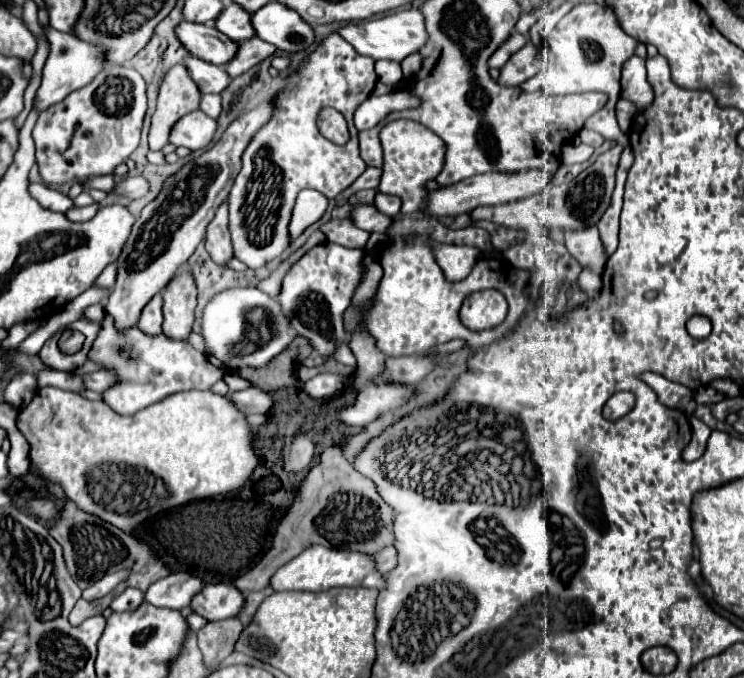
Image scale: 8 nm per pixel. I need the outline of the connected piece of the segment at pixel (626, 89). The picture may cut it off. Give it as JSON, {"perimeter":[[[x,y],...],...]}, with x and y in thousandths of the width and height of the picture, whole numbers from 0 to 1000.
{"perimeter":[[[851,81],[851,87],[843,87],[837,93],[835,143],[851,149],[859,164],[862,164],[862,158],[870,158],[878,149],[875,128],[870,122],[870,111],[867,111],[867,87]]]}

